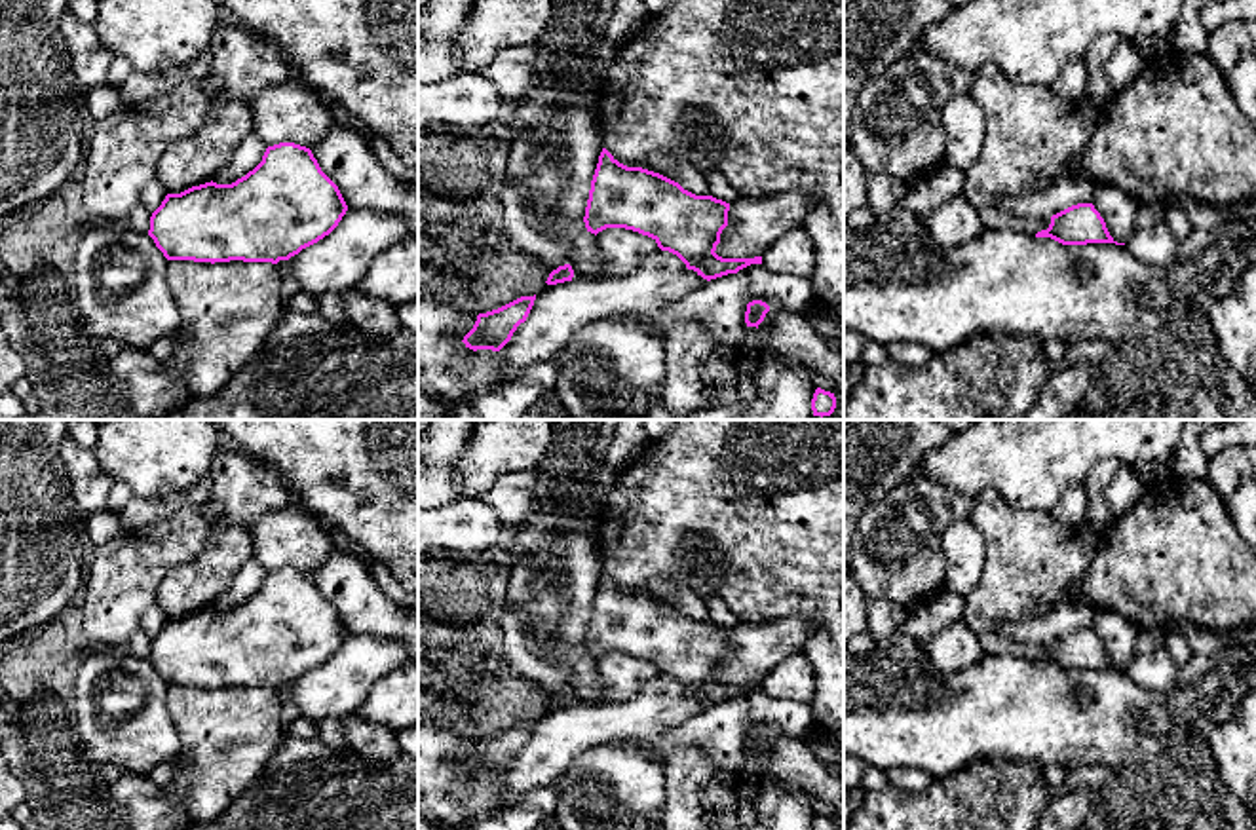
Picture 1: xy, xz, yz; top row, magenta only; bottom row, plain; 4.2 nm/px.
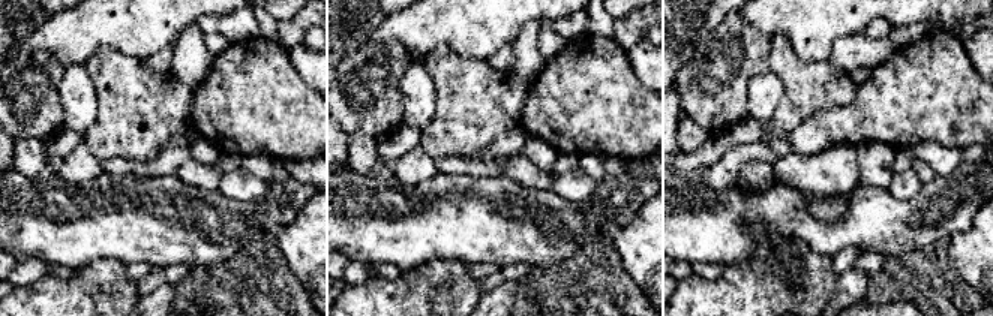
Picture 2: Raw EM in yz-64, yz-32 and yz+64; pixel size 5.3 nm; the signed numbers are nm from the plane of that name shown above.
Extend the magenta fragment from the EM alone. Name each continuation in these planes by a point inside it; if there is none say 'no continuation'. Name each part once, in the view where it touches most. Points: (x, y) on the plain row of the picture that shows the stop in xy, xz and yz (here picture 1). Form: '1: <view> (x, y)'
no continuation

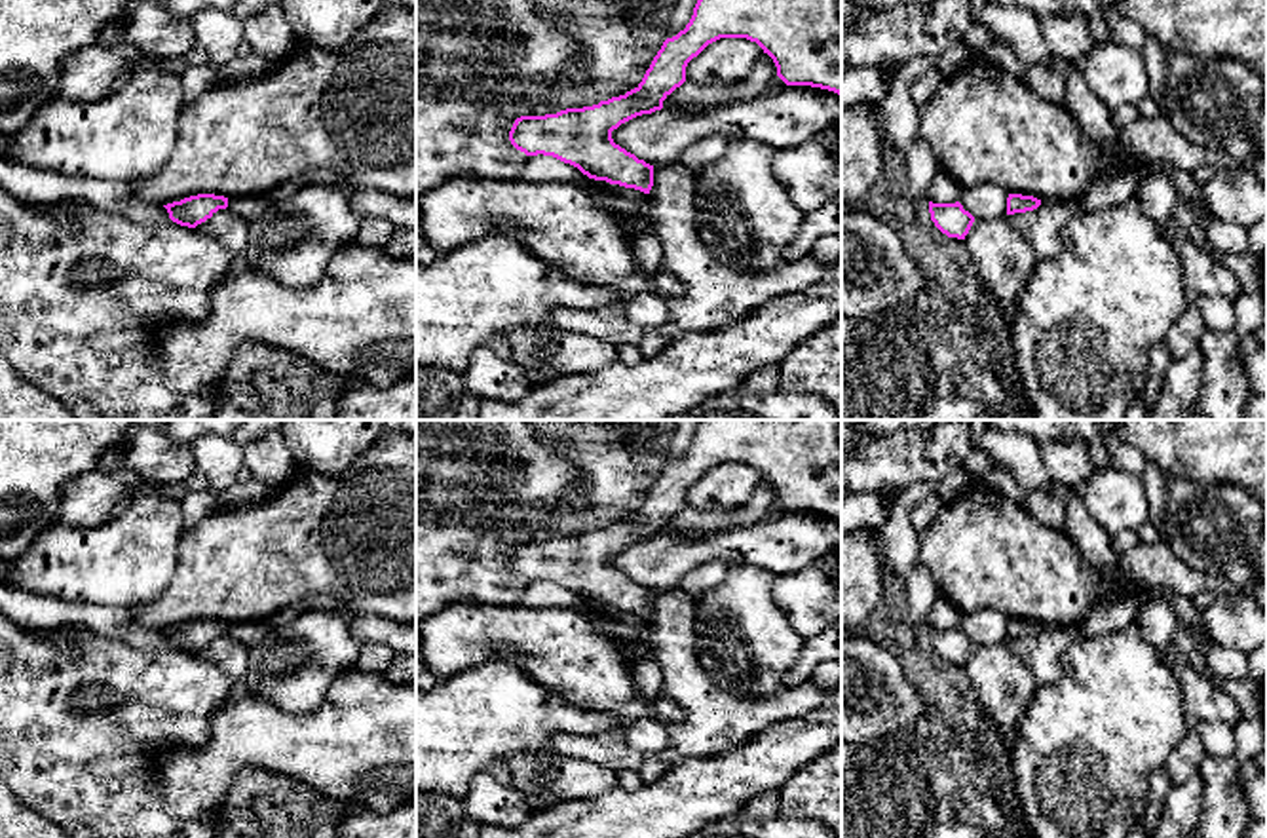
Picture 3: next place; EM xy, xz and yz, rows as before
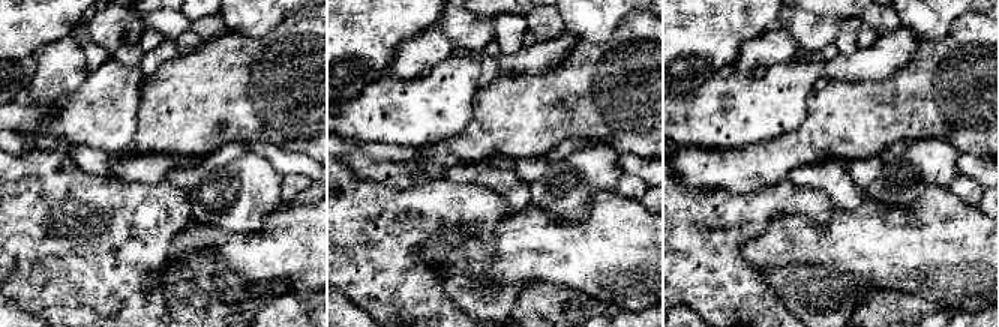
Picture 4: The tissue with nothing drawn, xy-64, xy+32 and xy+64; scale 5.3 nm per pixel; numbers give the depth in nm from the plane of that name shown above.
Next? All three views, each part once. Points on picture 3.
no continuation

